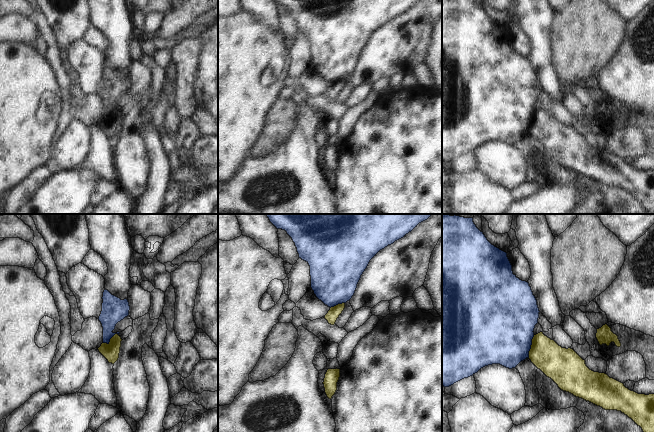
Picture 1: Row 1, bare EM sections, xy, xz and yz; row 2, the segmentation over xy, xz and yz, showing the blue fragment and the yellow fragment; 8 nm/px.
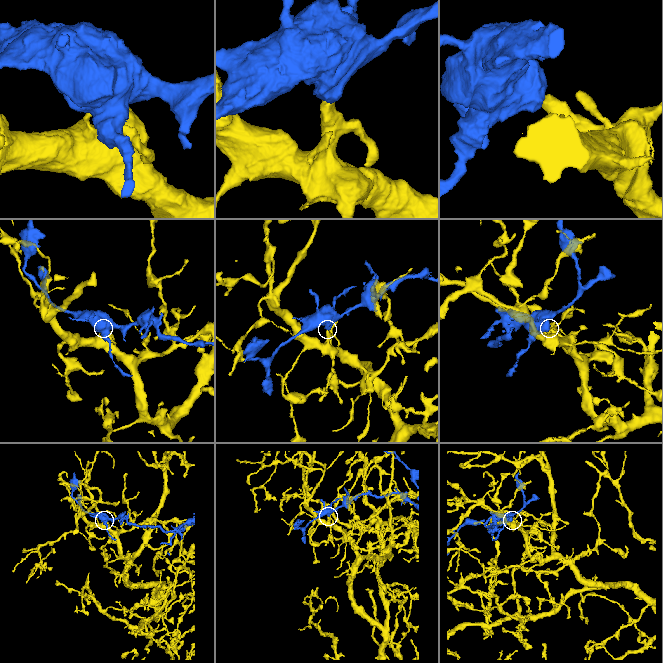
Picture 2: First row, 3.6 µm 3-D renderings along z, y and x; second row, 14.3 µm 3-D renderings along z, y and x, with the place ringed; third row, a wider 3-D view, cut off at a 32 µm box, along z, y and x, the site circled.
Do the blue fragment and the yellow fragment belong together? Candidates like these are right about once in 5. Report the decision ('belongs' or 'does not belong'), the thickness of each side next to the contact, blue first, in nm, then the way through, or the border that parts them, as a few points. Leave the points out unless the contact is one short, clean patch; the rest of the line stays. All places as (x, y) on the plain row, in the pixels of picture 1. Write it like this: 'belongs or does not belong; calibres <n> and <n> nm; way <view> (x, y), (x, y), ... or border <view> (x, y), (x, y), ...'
does not belong; calibres 480 and 260 nm; border yz (534, 111), (528, 133)

